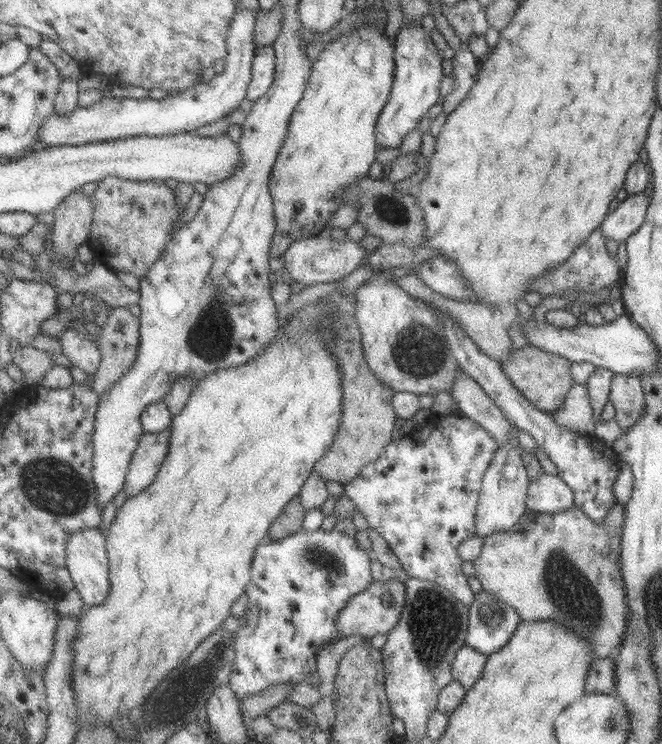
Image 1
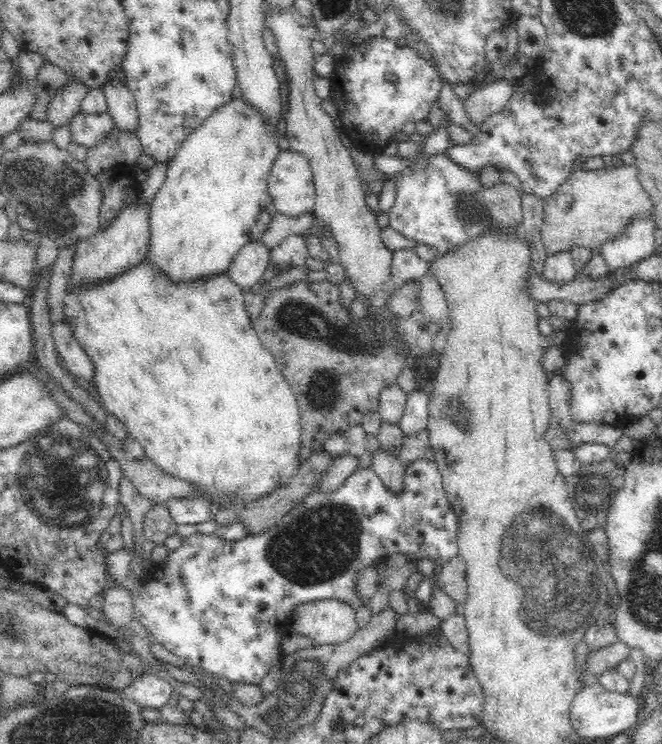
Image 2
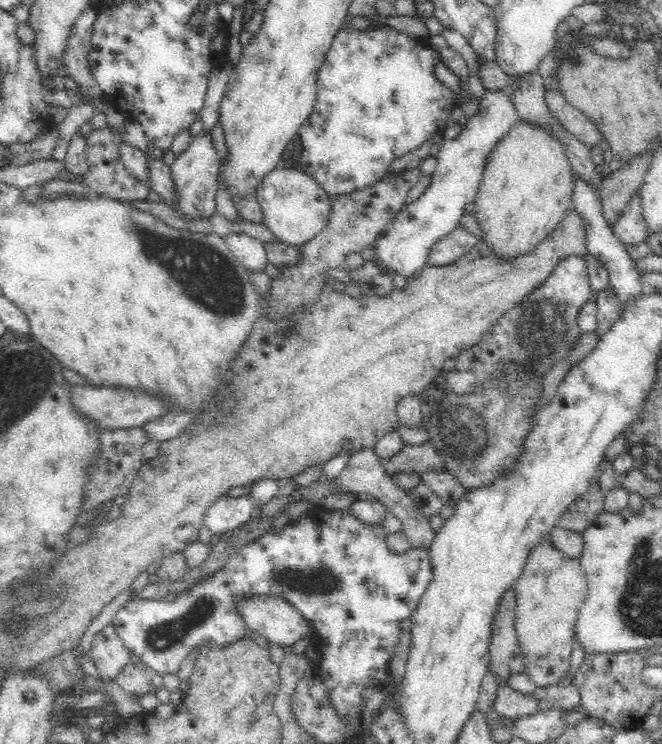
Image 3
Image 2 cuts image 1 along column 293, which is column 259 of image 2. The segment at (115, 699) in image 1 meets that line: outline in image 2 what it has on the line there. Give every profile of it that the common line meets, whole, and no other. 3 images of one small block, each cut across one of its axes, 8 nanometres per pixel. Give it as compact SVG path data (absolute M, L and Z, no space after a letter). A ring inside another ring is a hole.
M148 263L137 264L132 270L126 271L123 275L120 275L117 279L111 280L110 283L99 284L99 287L88 287L87 291L76 291L75 295L67 294L65 296L65 303L63 313L65 314L65 320L71 320L71 324L75 324L75 339L80 343L80 346L88 353L91 358L94 367L96 367L96 397L103 409L116 417L124 427L127 429L128 435L132 439L136 440L141 448L144 449L144 456L150 462L154 463L157 467L160 467L162 471L176 477L177 479L184 480L188 483L188 486L192 487L192 491L196 496L210 500L220 510L227 511L234 514L239 507L245 507L247 504L255 503L256 500L264 498L264 495L270 495L272 491L277 488L286 486L289 480L299 471L300 465L303 462L301 458L300 463L300 449L302 449L302 425L300 417L300 408L297 404L295 394L291 390L290 385L284 379L284 376L278 366L276 365L273 354L263 347L257 332L254 330L253 323L248 318L248 313L244 309L244 293L245 290L241 289L238 285L234 284L230 280L226 273L222 275L213 276L211 279L202 279L198 283L172 283L168 282L168 279L164 279L164 275L156 275L156 271L152 271L152 267L148 267Z

